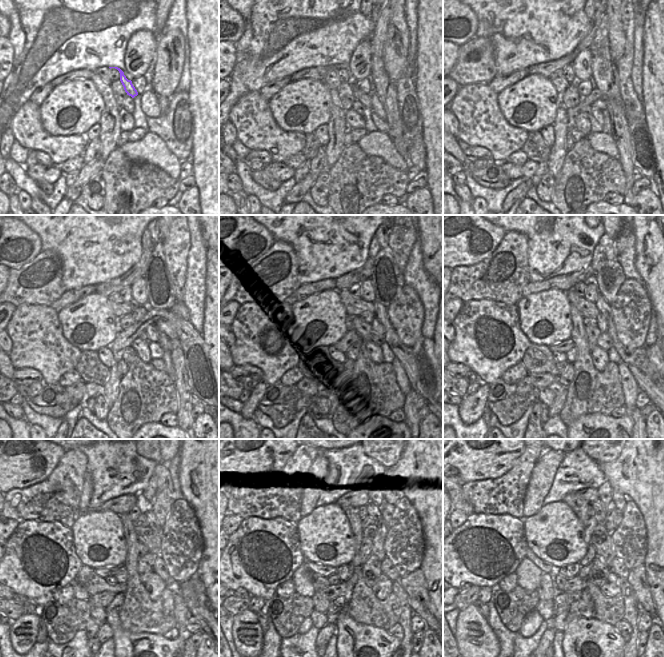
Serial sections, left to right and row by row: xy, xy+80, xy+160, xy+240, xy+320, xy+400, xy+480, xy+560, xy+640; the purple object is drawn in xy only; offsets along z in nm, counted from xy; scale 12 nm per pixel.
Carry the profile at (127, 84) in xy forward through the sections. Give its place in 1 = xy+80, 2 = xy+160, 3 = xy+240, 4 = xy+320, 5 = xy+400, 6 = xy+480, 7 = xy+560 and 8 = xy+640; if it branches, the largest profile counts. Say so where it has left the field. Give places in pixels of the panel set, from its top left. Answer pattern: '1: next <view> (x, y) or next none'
1: next xy+80 (364, 98)
2: next xy+160 (594, 99)
3: next xy+240 (165, 320)
4: next xy+320 (406, 313)
5: next xy+400 (632, 309)
6: next xy+480 (182, 544)
7: next xy+560 (404, 545)
8: next xy+640 (629, 539)

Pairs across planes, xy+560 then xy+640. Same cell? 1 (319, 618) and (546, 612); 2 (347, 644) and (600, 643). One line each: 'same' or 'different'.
1: same
2: same

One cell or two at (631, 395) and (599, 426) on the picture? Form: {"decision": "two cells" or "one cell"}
{"decision": "one cell"}

